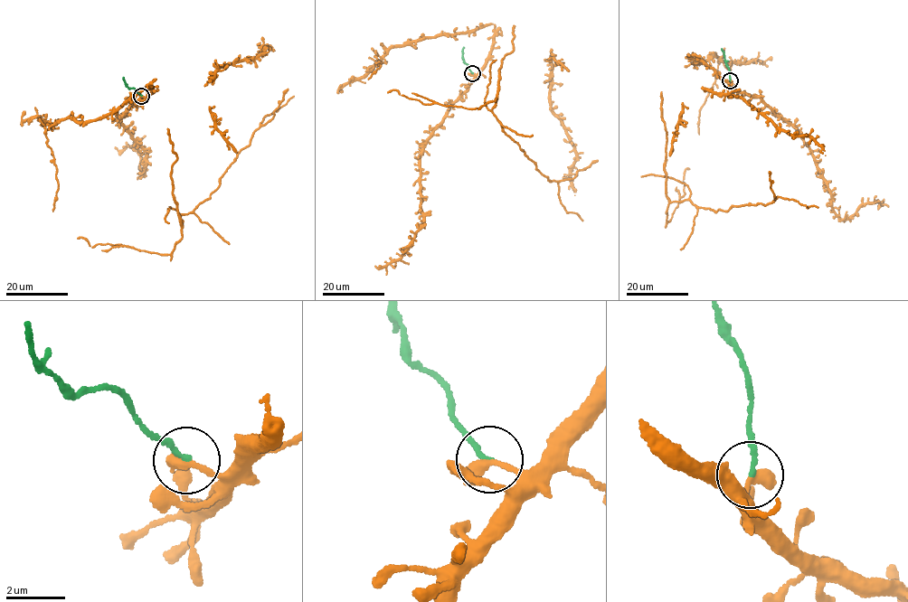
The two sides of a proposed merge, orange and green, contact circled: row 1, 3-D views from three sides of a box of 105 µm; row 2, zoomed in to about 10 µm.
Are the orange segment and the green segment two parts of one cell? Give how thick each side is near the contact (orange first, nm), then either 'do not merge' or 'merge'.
440/180 nm | do not merge

